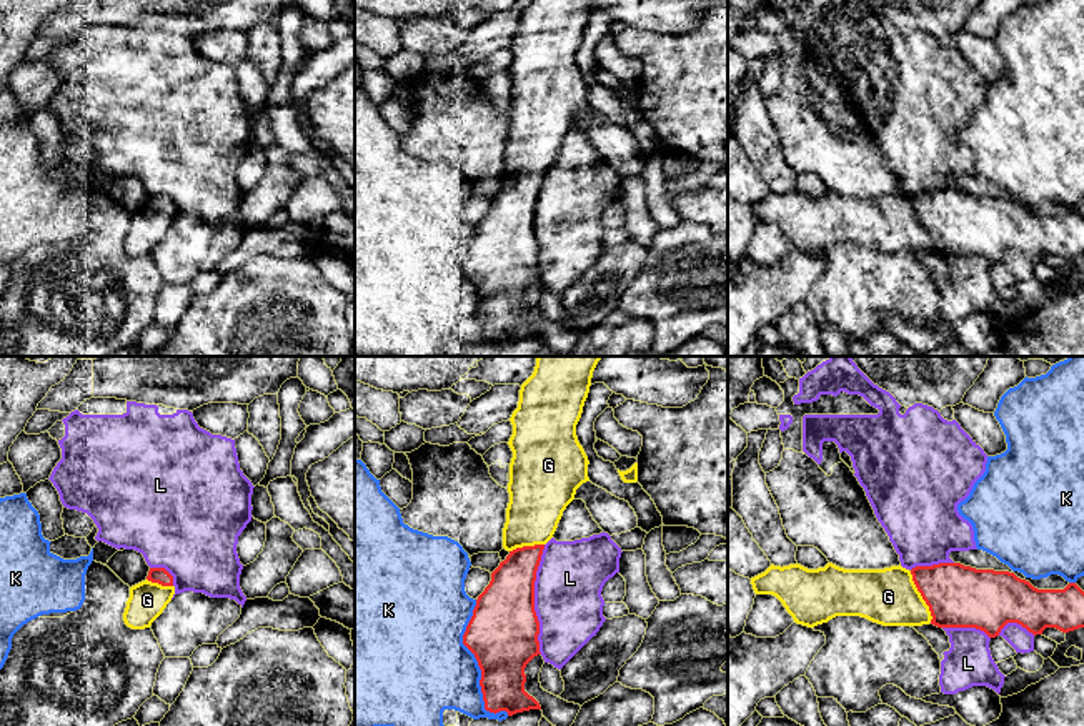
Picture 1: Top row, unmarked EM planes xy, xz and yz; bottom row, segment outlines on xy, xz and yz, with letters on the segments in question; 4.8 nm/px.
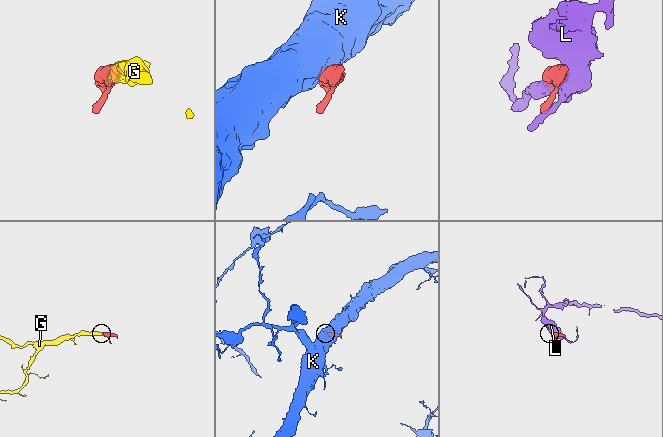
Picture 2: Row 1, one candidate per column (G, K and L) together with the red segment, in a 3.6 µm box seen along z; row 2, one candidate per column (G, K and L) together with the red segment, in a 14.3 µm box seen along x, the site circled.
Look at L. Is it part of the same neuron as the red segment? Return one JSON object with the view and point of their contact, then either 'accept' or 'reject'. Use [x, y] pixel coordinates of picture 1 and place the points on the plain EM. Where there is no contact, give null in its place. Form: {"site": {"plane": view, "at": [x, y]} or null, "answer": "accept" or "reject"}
{"site": {"plane": "xz", "at": [533, 227]}, "answer": "reject"}

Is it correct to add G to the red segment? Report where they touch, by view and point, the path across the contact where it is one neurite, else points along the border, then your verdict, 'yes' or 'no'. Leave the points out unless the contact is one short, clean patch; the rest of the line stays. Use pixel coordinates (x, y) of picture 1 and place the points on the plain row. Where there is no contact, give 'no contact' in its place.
meets red in yz at (921, 222); runs through yz (959, 223), (921, 222), (888, 223); yes

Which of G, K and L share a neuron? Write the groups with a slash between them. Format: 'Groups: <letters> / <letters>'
Groups: G / K / L

